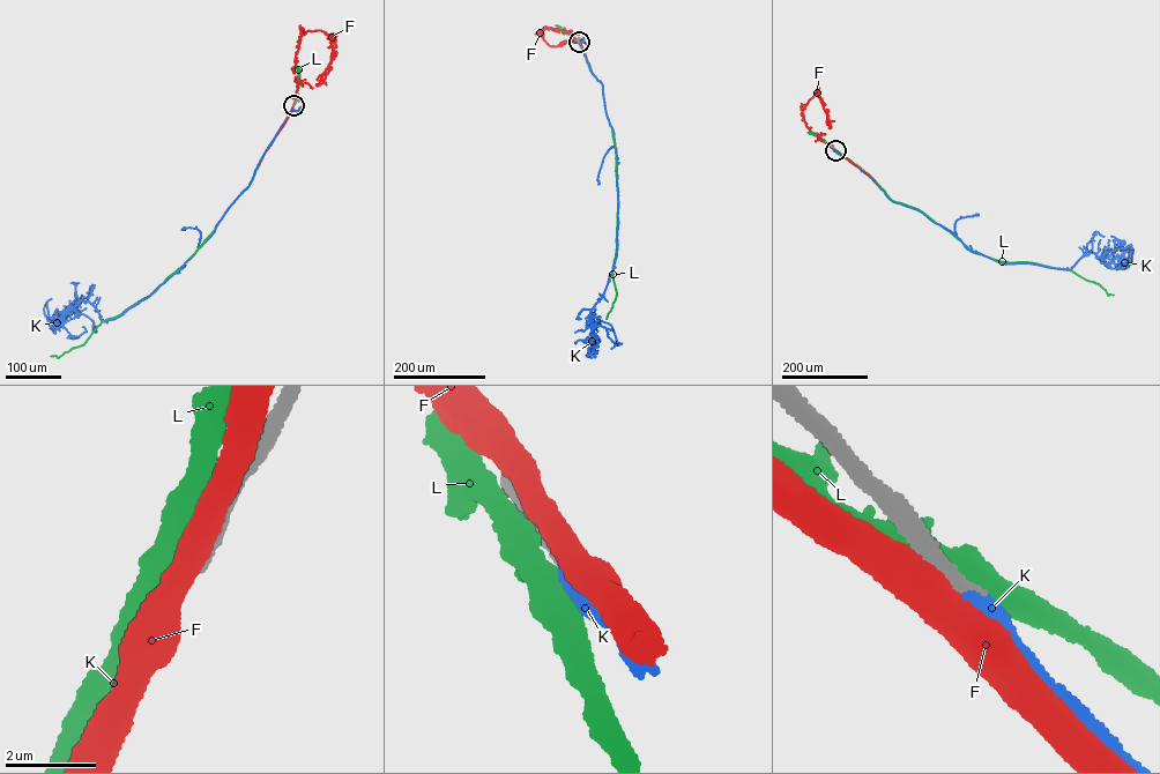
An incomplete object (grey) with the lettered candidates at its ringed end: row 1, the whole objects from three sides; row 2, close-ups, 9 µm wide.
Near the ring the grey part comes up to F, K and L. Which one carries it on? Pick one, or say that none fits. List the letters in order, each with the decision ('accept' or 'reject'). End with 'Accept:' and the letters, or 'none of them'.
F: reject
K: accept
L: reject
Accept: K

